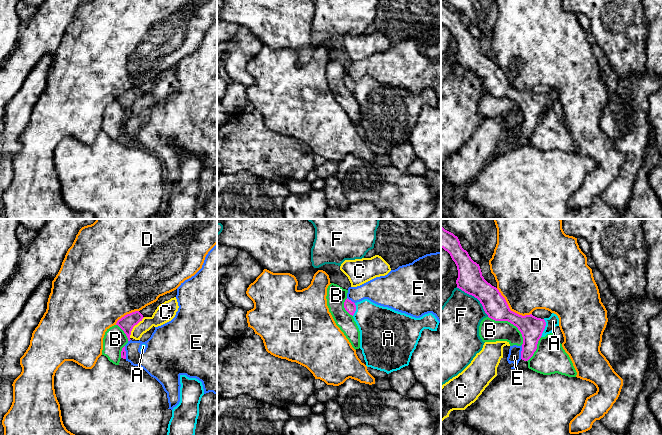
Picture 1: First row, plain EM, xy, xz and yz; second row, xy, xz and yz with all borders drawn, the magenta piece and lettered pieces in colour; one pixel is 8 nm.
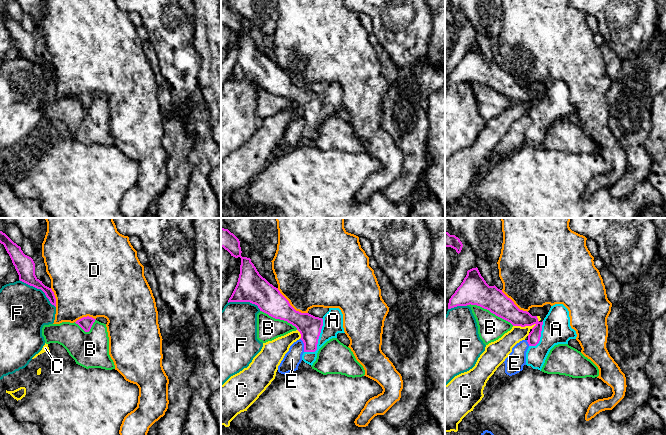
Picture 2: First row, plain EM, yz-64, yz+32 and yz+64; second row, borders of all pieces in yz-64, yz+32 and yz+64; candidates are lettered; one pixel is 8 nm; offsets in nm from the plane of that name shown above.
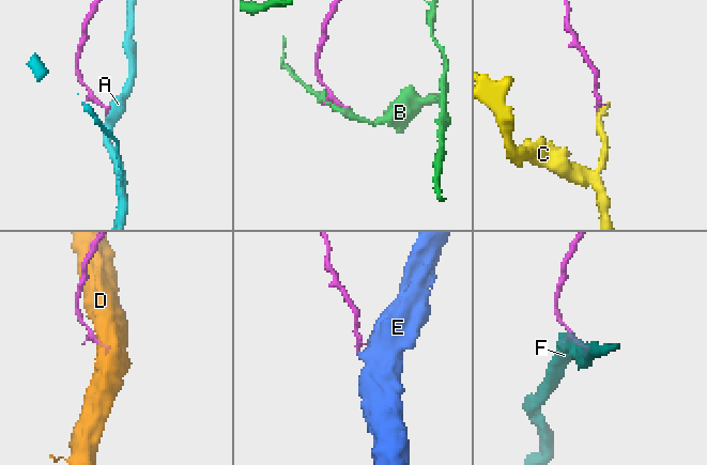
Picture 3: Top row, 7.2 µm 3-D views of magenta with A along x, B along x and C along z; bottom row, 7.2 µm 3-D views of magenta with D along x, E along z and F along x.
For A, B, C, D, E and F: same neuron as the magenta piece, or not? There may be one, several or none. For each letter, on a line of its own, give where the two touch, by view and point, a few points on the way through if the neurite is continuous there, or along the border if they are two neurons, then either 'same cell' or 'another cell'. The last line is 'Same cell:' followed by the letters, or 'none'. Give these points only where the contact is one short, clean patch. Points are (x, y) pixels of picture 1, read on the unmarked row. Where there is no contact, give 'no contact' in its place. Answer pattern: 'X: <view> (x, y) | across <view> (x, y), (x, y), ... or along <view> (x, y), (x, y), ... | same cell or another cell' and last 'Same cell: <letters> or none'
A: yz (544, 104) | across yz (531, 103), (544, 104), (553, 97) | same cell
B: yz (510, 98) | another cell
C: xy (133, 102) | along xy (144, 93), (133, 103), (129, 113) | another cell
D: yz (509, 85) | along yz (496, 64), (511, 86), (522, 91), (531, 90) | another cell
E: yz (521, 128) | along yz (522, 121), (520, 134) | another cell
F: yz (475, 73) | another cell
Same cell: A

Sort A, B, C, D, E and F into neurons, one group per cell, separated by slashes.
A / B / C / D / E / F

